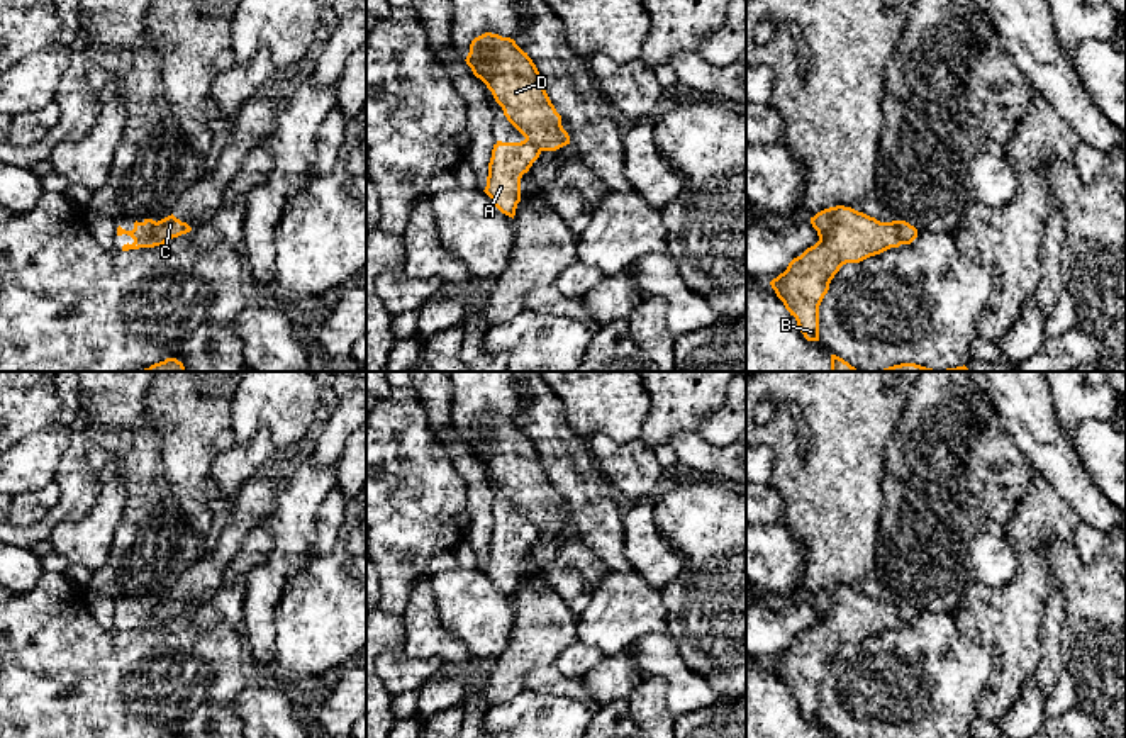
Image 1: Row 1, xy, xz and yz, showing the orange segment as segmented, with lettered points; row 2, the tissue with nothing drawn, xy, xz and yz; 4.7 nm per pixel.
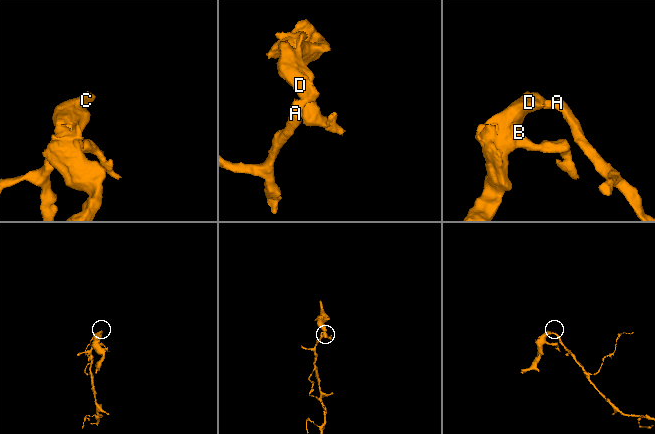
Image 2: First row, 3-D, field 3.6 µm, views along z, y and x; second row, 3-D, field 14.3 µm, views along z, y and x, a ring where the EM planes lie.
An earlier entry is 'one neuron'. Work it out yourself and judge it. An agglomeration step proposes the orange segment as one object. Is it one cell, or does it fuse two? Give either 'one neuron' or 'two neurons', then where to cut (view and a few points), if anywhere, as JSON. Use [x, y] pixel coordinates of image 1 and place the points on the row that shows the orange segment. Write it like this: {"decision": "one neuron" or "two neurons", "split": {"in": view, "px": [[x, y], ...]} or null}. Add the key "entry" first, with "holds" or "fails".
{"entry": "holds", "decision": "one neuron", "split": null}

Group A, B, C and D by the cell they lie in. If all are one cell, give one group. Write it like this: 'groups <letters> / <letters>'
groups A B C D

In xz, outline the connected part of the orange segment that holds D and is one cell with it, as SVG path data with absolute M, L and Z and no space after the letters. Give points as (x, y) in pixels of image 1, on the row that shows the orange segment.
M485 32L471 41L465 61L492 92L507 120L526 137L521 143L493 144L483 190L502 214L514 219L522 175L543 151L570 144L570 136L536 64L514 39Z

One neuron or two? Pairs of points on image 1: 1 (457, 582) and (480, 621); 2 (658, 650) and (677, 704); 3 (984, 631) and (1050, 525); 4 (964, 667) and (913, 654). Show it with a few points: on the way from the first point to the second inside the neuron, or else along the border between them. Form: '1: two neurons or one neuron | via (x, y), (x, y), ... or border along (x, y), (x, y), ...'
1: one neuron | via (458, 592), (475, 611)
2: one neuron | via (667, 664), (677, 674), (677, 691)
3: one neuron | via (1011, 604), (1030, 586), (1030, 552)
4: one neuron | via (952, 667), (925, 665)

